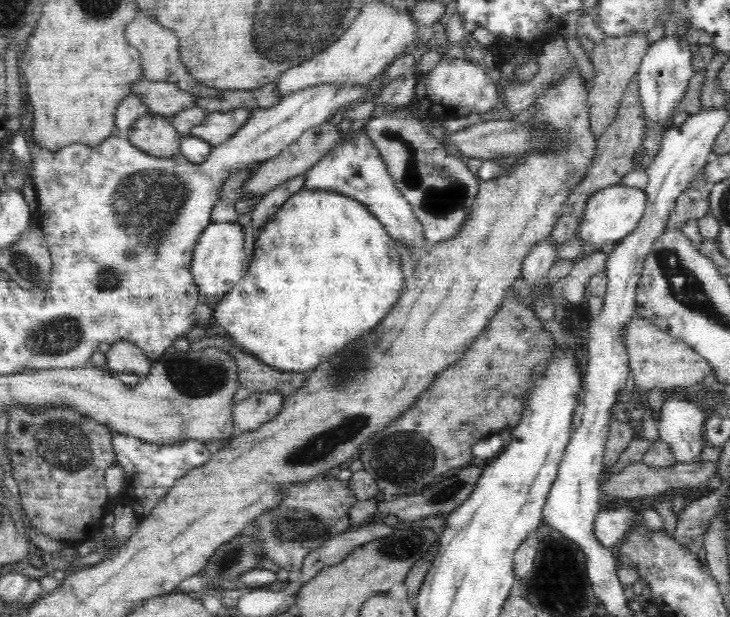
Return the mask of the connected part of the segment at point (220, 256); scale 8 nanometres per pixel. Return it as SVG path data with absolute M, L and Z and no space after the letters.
M211 222L204 228L204 232L194 246L190 264L190 272L201 294L206 294L210 298L222 298L234 288L235 284L238 284L246 274L249 264L244 251L246 240L243 226L235 222Z

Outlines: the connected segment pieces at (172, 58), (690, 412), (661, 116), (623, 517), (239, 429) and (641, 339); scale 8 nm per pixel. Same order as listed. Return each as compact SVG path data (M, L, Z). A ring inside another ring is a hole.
M138 10L134 20L126 26L125 37L127 43L134 48L136 57L142 62L143 78L152 82L170 82L175 84L180 90L193 94L196 97L218 96L218 88L208 88L200 84L184 67L180 57L180 47L178 47L178 38L172 30L162 28L156 24L150 16L142 14Z
M666 398L657 413L659 439L668 444L674 458L683 464L701 462L704 427L707 417L701 402Z
M676 33L672 36L663 36L646 50L642 58L641 66L634 76L638 83L640 102L644 111L645 131L641 145L646 156L654 158L660 150L662 136L667 131L666 120L676 114L676 107L688 90L688 82L694 76L692 56L689 43L685 37L677 38Z
M628 502L619 509L600 510L594 519L594 537L602 547L610 549L622 542L627 530L636 524L635 516L636 511Z
M258 392L254 393L247 400L242 400L234 405L234 434L243 434L254 431L270 421L280 412L284 405L285 397L279 392Z
M632 318L624 327L623 341L630 370L633 371L635 392L658 388L672 389L675 386L696 385L706 374L710 374L713 365L704 356L700 356L689 344L670 336L648 319Z

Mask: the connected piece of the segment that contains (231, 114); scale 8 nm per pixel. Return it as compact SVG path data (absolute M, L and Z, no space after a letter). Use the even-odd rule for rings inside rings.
M234 108L228 112L212 112L207 114L206 120L202 124L192 127L188 135L201 138L213 147L218 146L236 134L253 112L252 108Z

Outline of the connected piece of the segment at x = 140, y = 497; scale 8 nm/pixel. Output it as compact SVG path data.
M115 434L113 450L125 476L121 499L129 504L139 517L145 517L168 490L194 468L203 466L212 456L205 443L198 440L184 440L180 444L158 445L137 437Z

